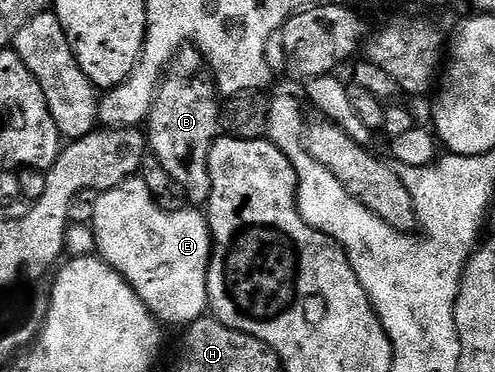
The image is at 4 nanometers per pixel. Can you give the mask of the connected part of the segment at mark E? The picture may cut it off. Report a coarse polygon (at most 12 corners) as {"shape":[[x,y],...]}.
{"shape":[[133,177],[96,195],[95,254],[161,324],[205,318],[212,231]]}

